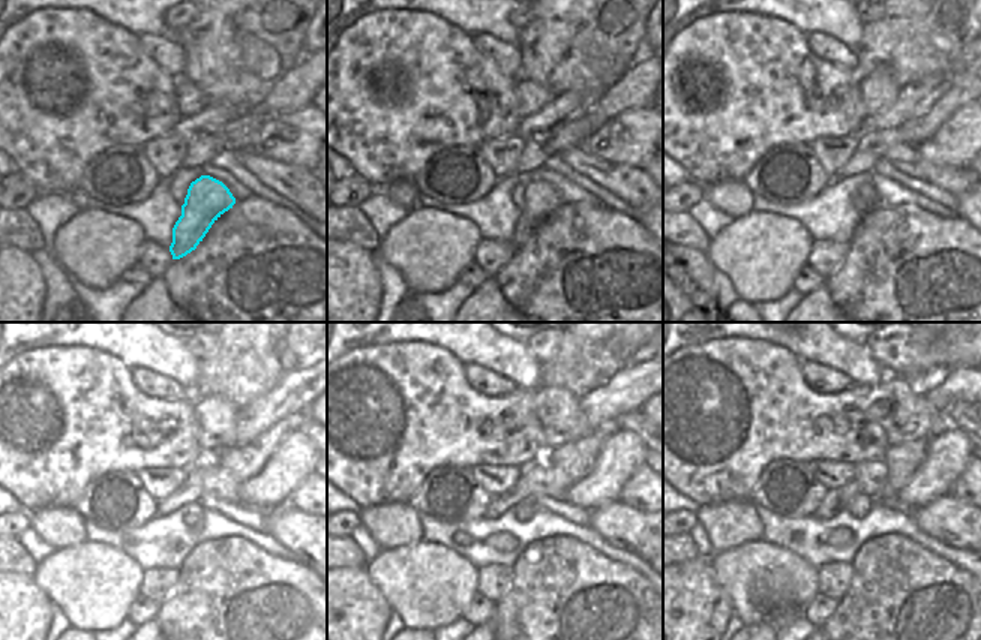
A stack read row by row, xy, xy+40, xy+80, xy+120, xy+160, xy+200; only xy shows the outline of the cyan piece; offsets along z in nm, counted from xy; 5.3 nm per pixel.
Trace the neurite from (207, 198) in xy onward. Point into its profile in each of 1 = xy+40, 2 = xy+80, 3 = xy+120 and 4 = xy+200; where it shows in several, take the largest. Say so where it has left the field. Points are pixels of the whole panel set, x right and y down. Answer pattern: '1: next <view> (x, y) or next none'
1: next xy+40 (540, 200)
2: next xy+80 (867, 192)
3: next xy+120 (194, 513)
4: next xy+200 (860, 505)

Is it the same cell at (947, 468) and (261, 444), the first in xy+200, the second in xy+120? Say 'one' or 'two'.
two

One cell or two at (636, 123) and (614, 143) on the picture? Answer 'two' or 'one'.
one

